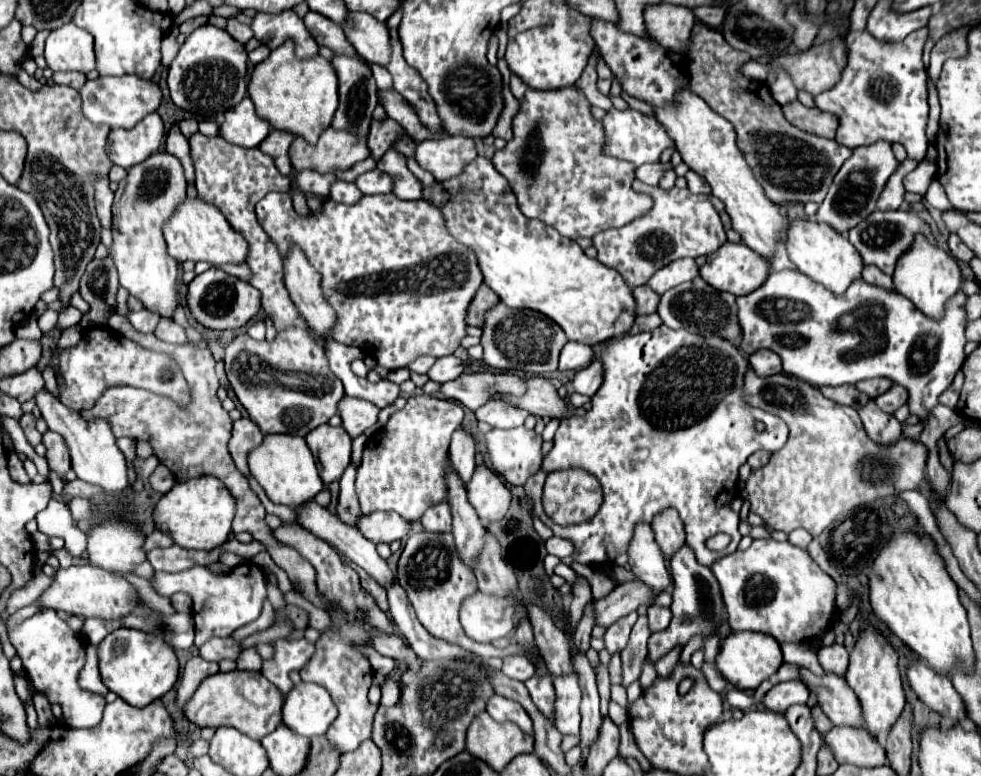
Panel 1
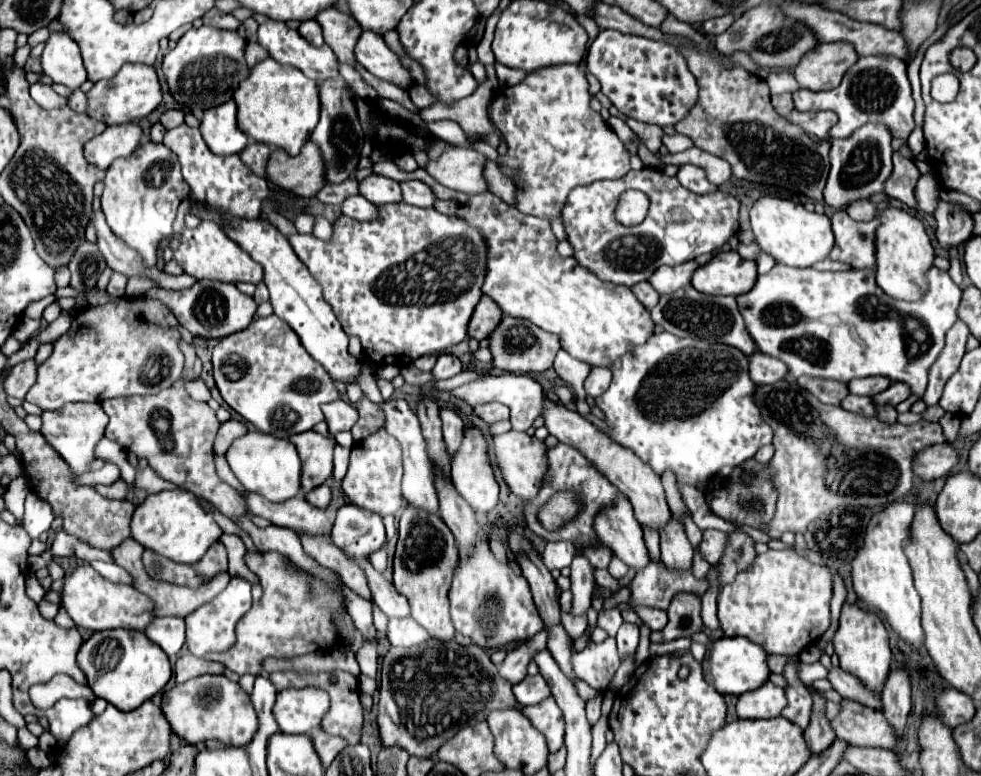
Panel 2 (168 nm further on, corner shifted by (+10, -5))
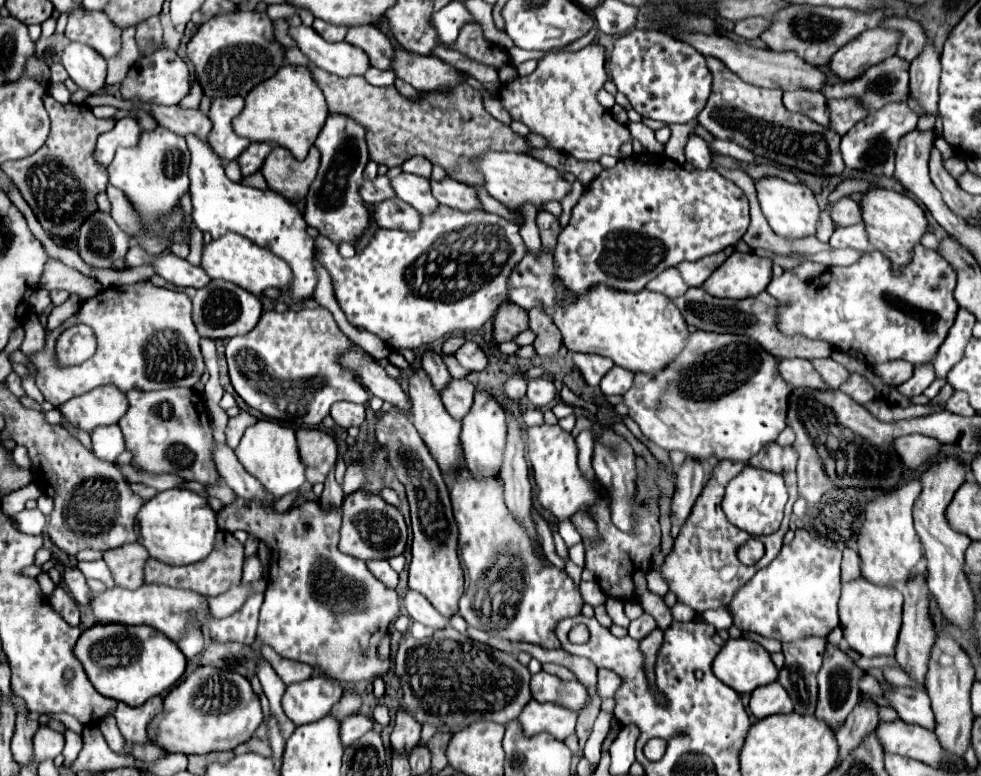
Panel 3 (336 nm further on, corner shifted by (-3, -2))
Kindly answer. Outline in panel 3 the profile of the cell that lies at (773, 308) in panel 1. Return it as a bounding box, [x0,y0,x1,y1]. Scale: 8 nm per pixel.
[766,246,958,366]

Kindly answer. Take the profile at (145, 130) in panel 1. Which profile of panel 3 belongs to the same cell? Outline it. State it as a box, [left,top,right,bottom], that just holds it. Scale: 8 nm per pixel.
[94,116,142,166]

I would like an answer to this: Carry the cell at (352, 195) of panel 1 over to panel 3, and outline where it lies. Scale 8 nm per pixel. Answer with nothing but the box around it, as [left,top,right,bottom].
[372,198,420,232]

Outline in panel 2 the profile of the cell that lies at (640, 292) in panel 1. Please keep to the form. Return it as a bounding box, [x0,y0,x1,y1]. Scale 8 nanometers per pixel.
[631,281,659,309]

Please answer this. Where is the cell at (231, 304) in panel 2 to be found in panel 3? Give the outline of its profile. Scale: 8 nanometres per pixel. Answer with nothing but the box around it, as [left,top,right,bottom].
[178,280,262,338]

